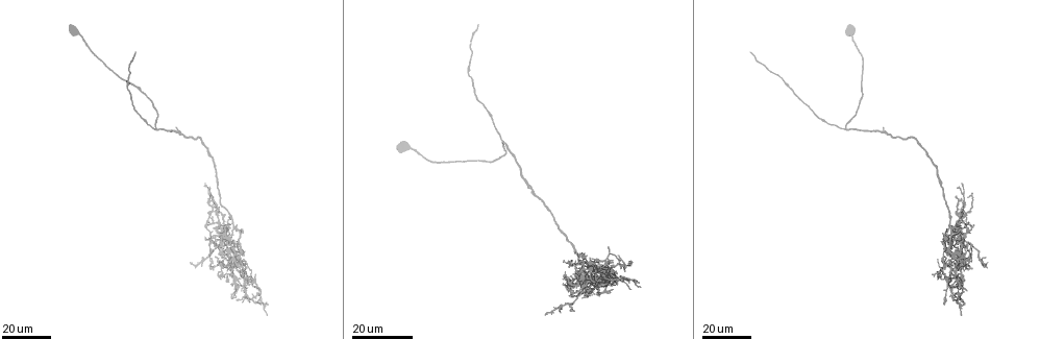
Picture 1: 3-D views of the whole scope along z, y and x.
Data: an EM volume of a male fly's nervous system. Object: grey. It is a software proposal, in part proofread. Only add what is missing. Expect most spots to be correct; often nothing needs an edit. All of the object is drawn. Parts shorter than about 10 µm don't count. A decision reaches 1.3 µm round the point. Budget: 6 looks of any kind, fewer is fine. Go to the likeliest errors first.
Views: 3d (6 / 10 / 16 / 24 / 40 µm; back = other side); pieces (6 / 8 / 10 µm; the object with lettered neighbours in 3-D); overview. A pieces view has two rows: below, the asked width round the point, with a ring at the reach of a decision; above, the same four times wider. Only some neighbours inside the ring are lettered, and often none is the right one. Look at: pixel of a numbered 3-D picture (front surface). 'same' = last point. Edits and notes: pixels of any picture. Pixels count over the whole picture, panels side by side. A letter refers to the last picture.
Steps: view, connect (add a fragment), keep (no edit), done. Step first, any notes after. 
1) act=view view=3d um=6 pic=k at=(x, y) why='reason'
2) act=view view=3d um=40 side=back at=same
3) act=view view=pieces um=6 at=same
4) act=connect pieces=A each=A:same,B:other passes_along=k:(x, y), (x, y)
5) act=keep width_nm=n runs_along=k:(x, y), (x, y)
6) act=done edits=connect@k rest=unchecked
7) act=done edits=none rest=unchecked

act=view view=3d um=16 pic=1 at=(960, 226) why='free end'

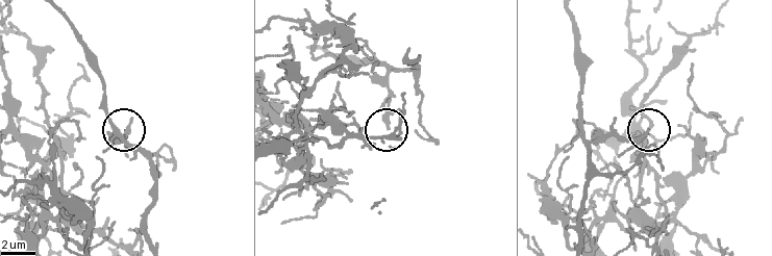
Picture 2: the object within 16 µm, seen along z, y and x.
act=view view=pieces um=10 pic=2 at=(387, 127)

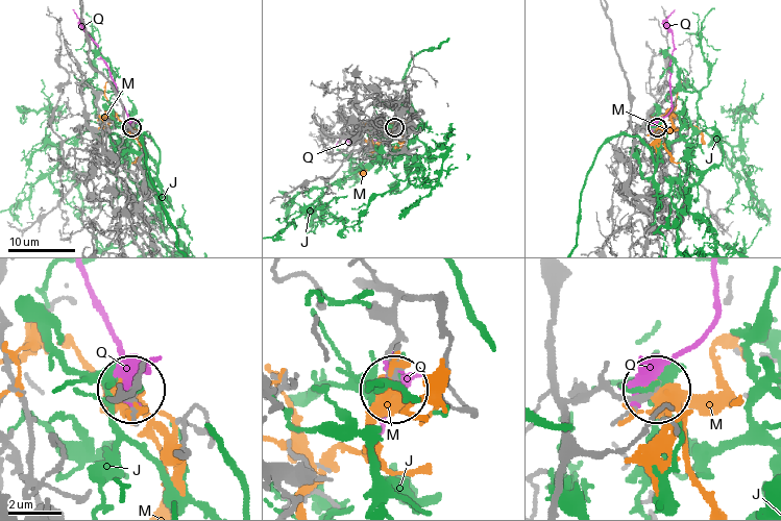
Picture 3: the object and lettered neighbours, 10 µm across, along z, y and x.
act=keep each=J:other,M:other,Q:other runs_along=3:(616, 53), (628, 84), (630, 125), (635, 129), (656, 127) found='no lettered fragment goes on from it'

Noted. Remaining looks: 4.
act=view view=3d um=24 pic=1 at=(267, 316) why='long arm stops here'

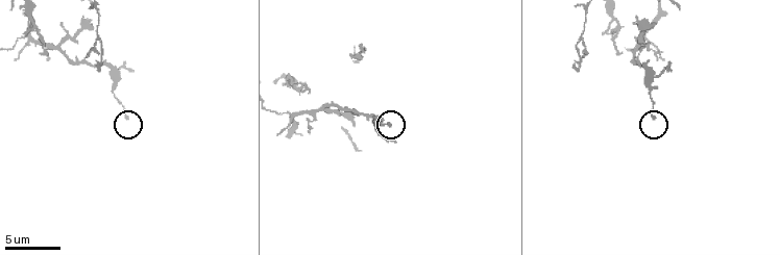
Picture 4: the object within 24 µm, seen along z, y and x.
act=view view=pieces um=10 pic=4 at=(391, 125) why='see the neighbours'

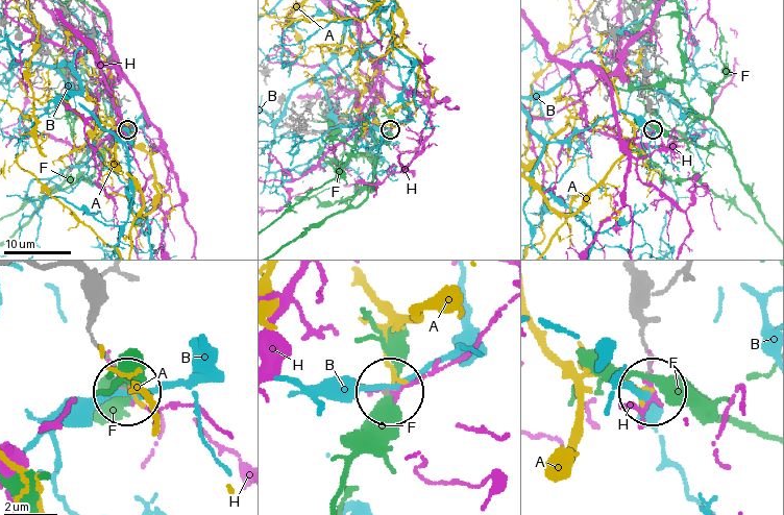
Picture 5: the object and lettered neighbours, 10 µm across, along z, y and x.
act=keep each=A:other,B:other,F:other,H:other runs_along=5:(637, 283), (648, 388) found='none of them fits'

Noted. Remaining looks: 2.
act=view view=3d um=16 pic=1 at=(752, 52) why='an open end'

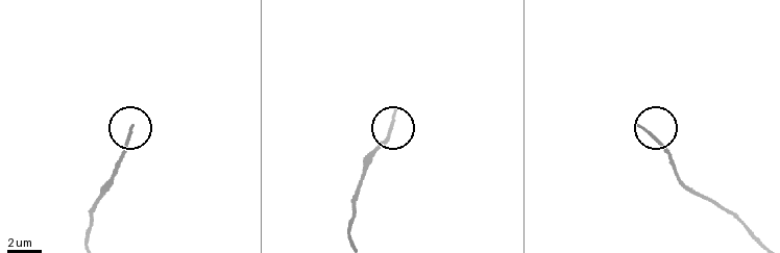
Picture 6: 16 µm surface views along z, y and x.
act=view view=pieces um=8 pic=6 at=(640, 126)

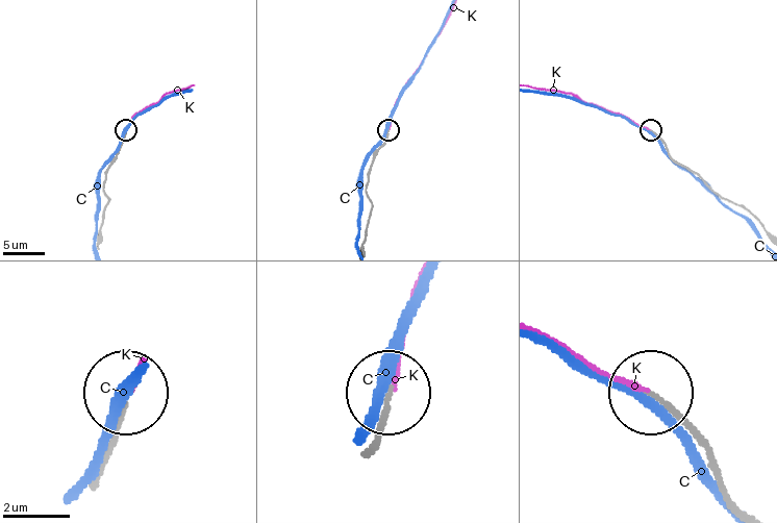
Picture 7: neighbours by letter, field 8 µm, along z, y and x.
act=connect pieces=K each=C:other,K:same found='it goes on there'

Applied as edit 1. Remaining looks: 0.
act=done edits=connect@7 rest=unchecked

